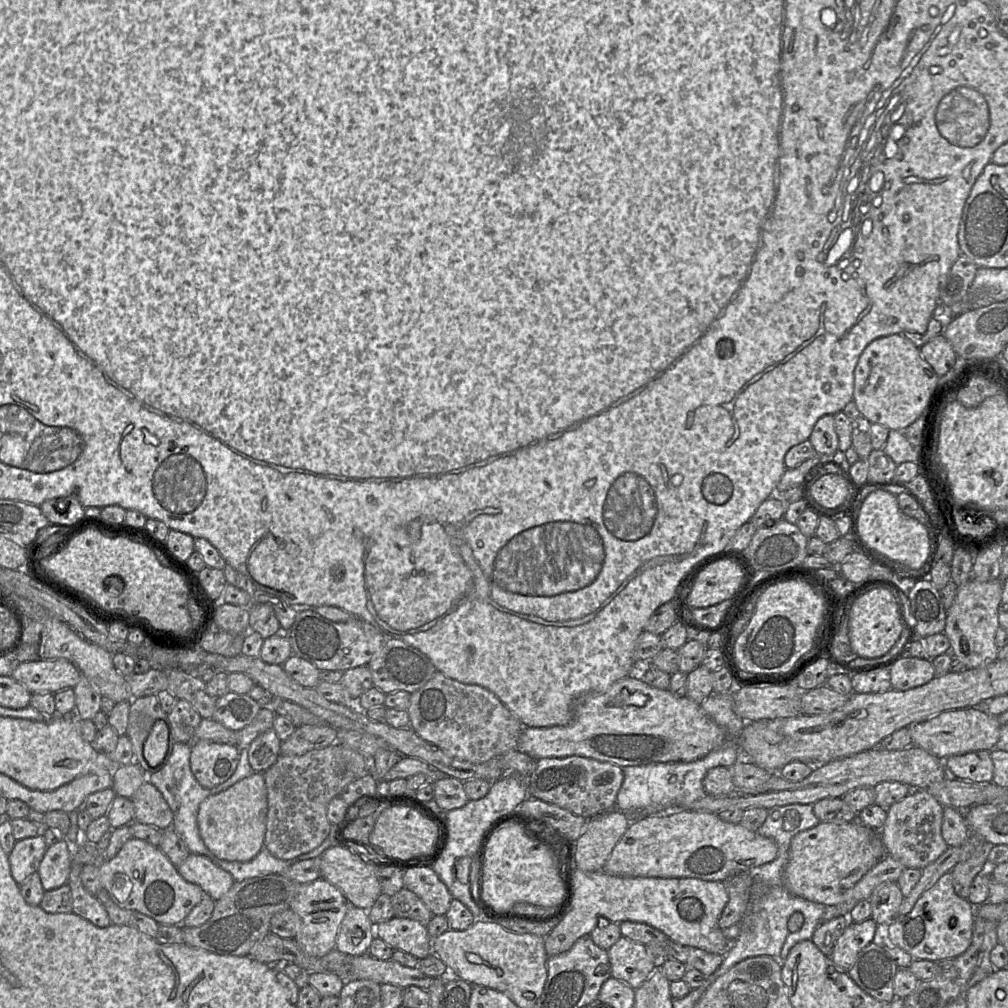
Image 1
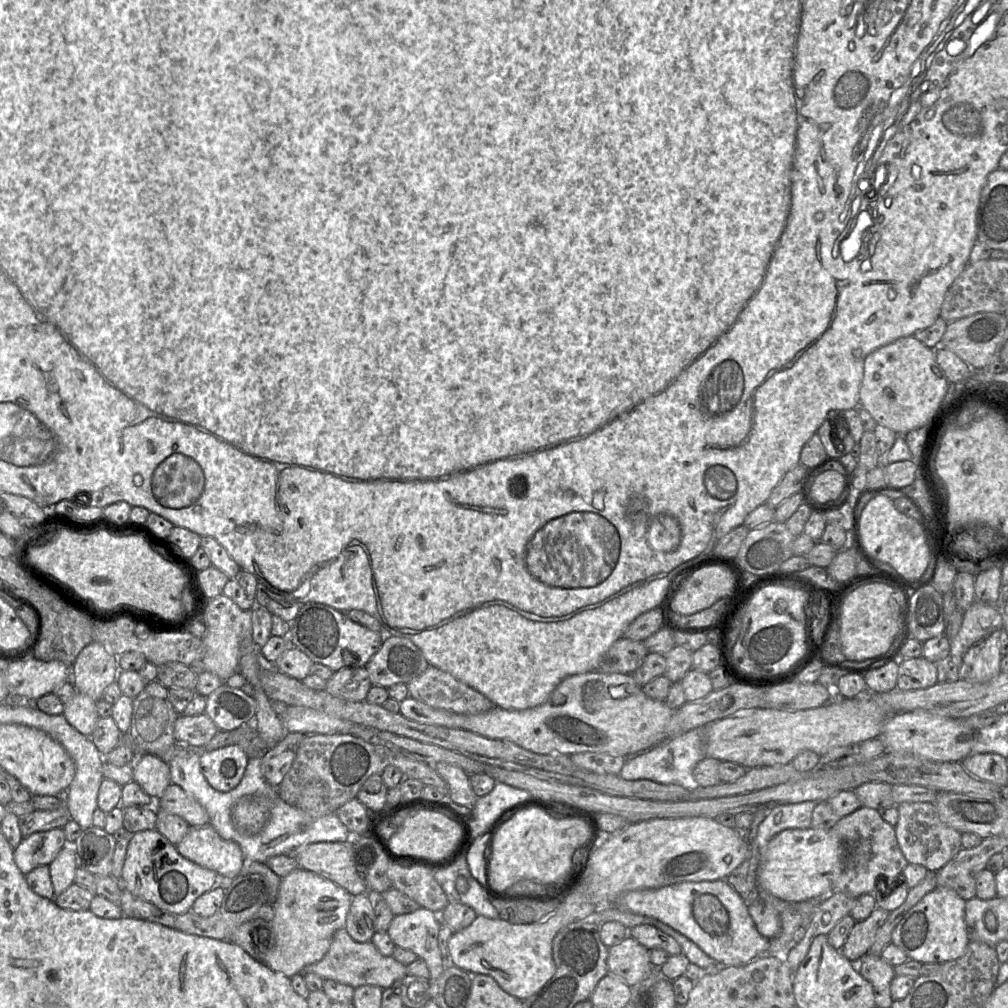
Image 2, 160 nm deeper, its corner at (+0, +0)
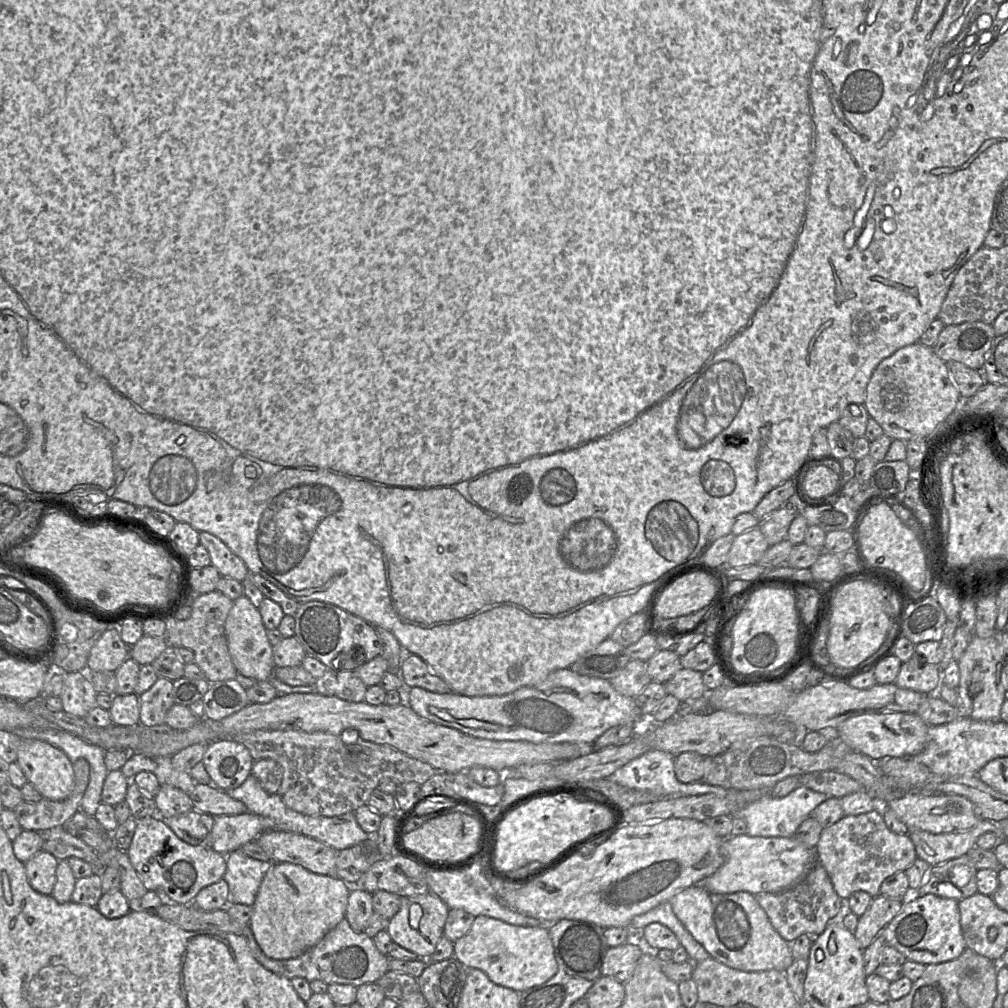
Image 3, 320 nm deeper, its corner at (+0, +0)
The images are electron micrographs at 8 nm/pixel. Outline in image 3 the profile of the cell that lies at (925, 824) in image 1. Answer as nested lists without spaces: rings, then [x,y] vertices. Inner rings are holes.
[[[981,818],[979,823],[963,832],[934,834],[923,830],[910,830],[917,857],[932,867],[966,855],[978,838],[987,831],[995,830],[995,823]]]

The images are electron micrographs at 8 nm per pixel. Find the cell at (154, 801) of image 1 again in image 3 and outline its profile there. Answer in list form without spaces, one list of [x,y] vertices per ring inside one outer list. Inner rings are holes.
[[[195,784],[190,794],[193,809],[211,815],[238,815],[247,812],[246,805],[230,797],[213,784]]]

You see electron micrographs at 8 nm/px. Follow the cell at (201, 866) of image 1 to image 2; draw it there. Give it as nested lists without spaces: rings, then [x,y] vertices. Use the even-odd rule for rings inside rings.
[[[210,824],[190,827],[187,835],[176,845],[176,848],[183,857],[202,867],[215,871],[225,879],[235,878],[244,867],[244,855],[239,844],[222,838]]]

